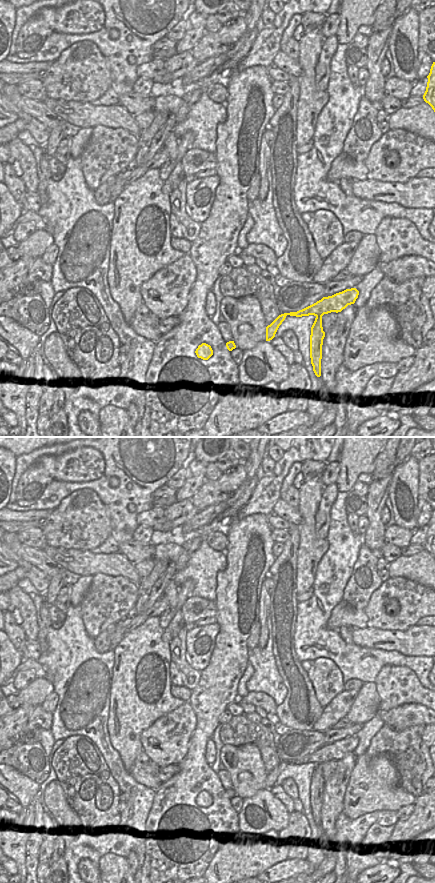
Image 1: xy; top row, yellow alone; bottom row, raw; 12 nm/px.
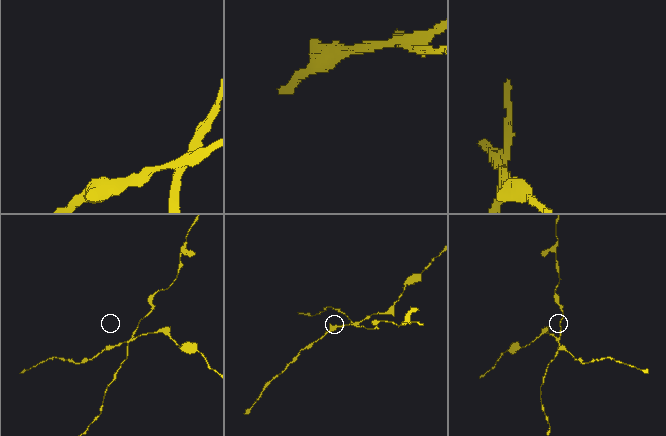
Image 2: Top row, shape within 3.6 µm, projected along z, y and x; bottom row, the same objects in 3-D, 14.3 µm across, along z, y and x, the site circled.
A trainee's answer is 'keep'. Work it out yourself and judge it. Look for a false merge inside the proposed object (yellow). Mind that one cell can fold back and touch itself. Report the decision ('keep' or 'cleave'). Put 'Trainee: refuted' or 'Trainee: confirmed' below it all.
cleave
Trainee: refuted

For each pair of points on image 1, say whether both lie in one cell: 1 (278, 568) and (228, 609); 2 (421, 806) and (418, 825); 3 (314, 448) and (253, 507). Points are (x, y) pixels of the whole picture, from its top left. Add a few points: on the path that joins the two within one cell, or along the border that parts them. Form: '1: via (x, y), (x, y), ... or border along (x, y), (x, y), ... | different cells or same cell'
1: border along (275, 557), (268, 572) | different cells
2: via (421, 811), (421, 820) | same cell
3: via (296, 453), (281, 468), (268, 489) | same cell

